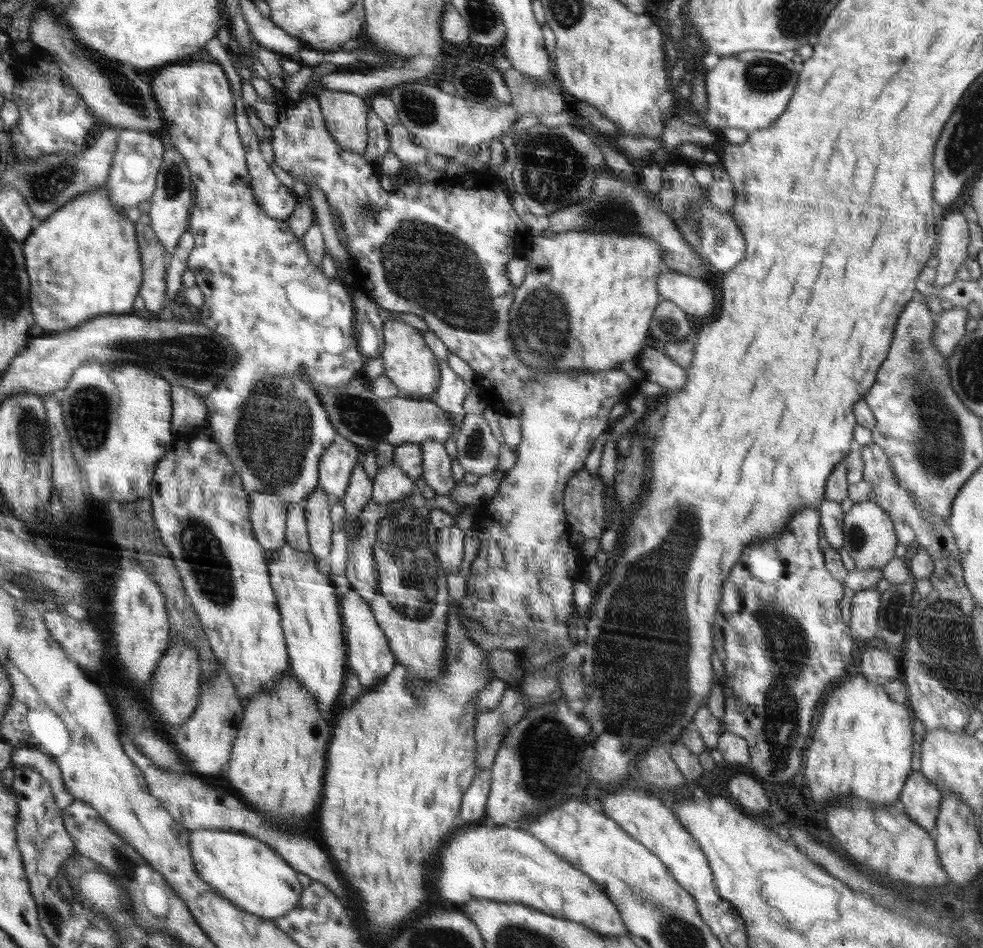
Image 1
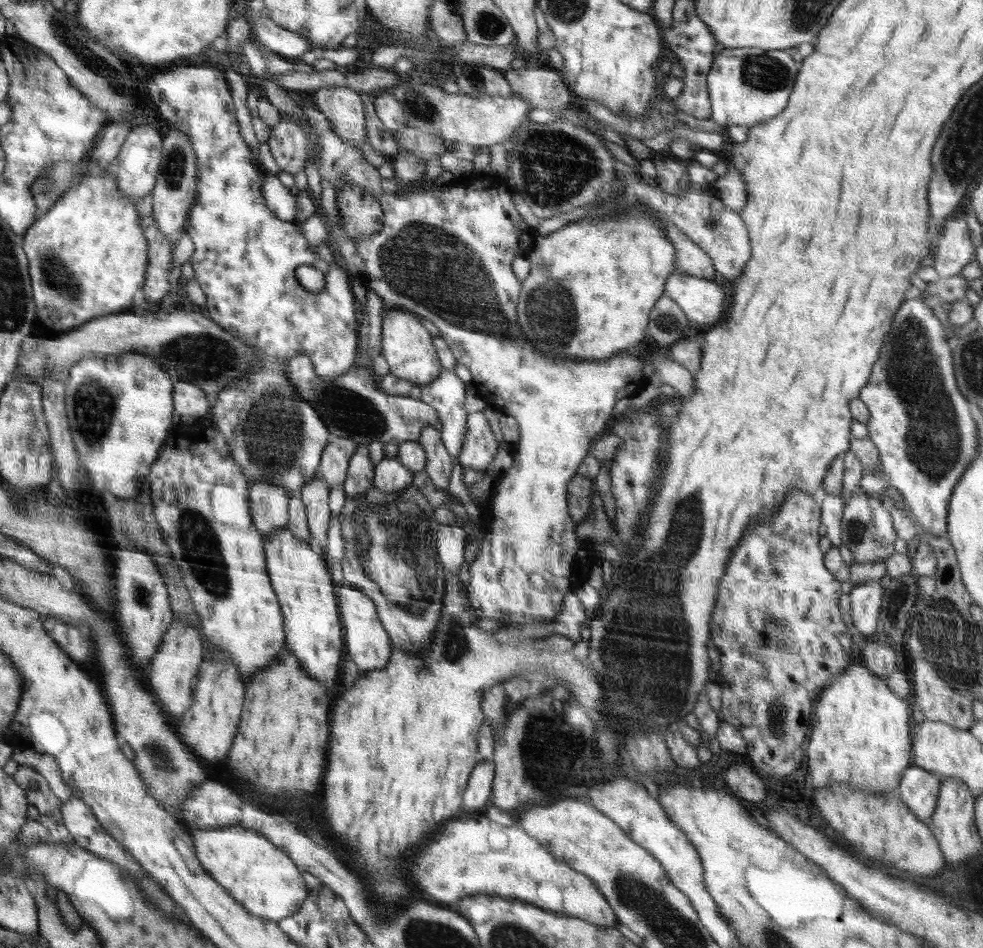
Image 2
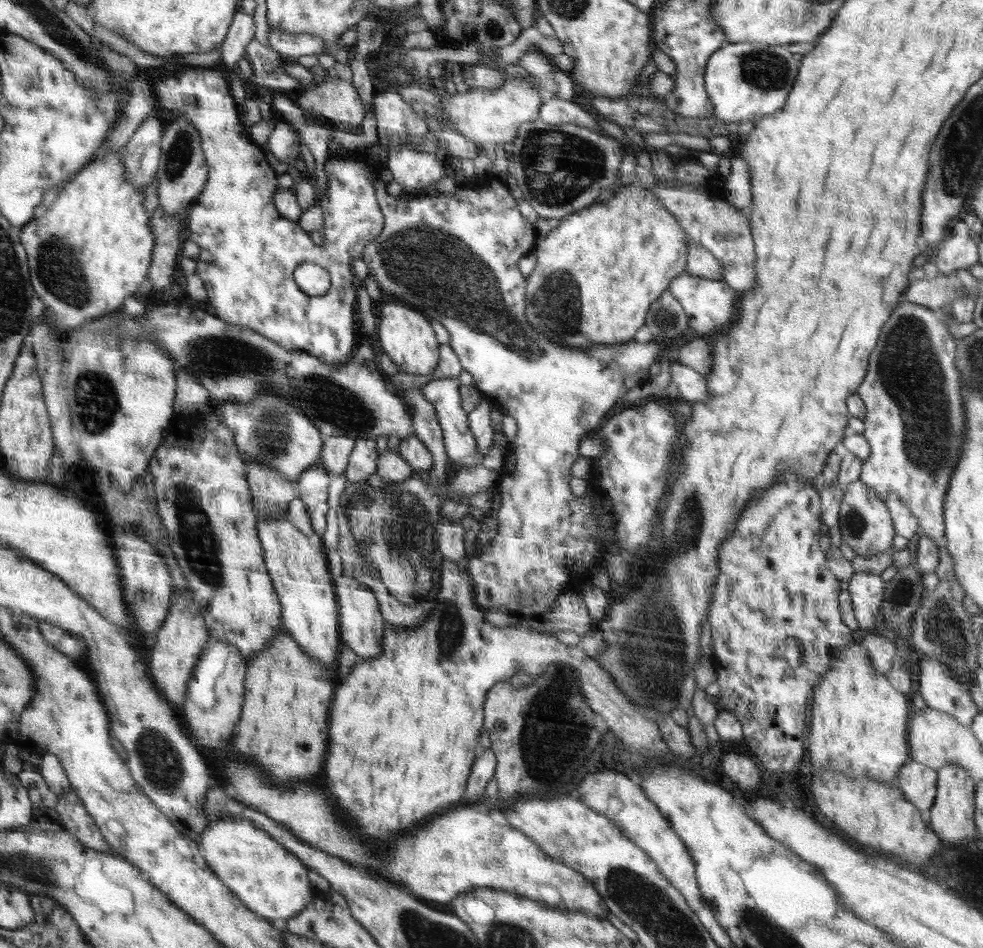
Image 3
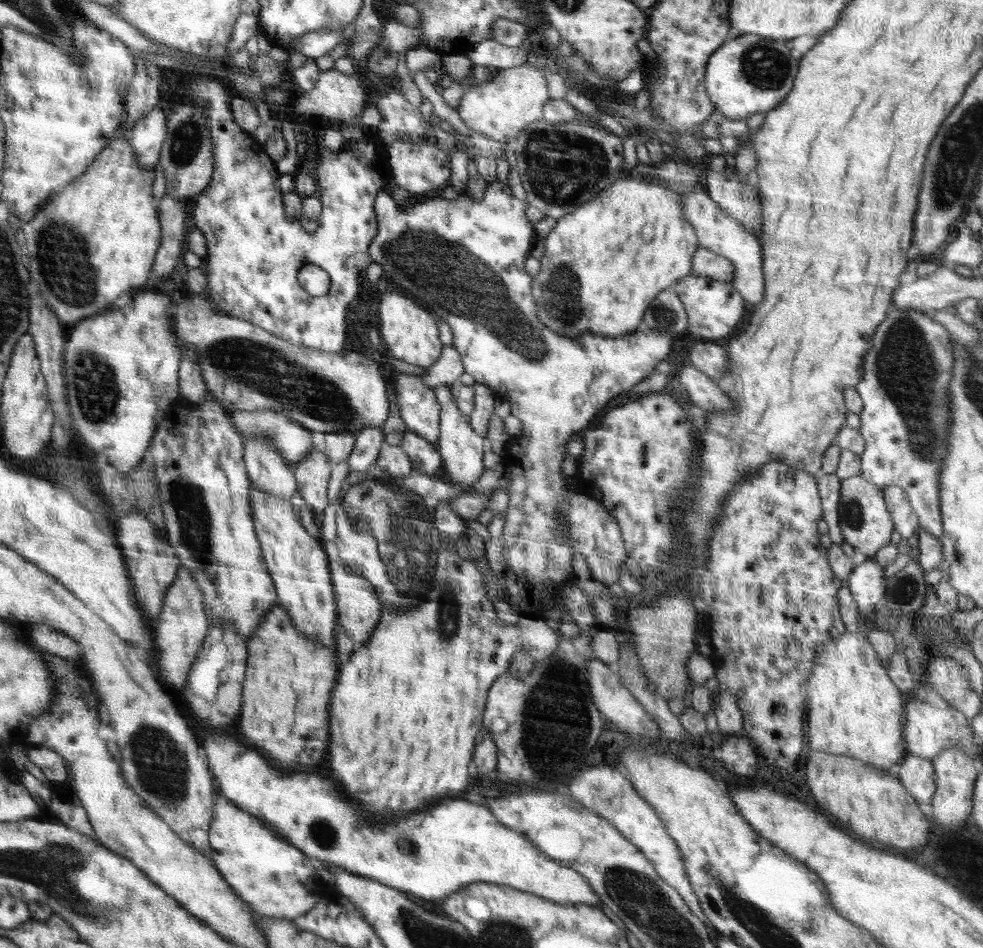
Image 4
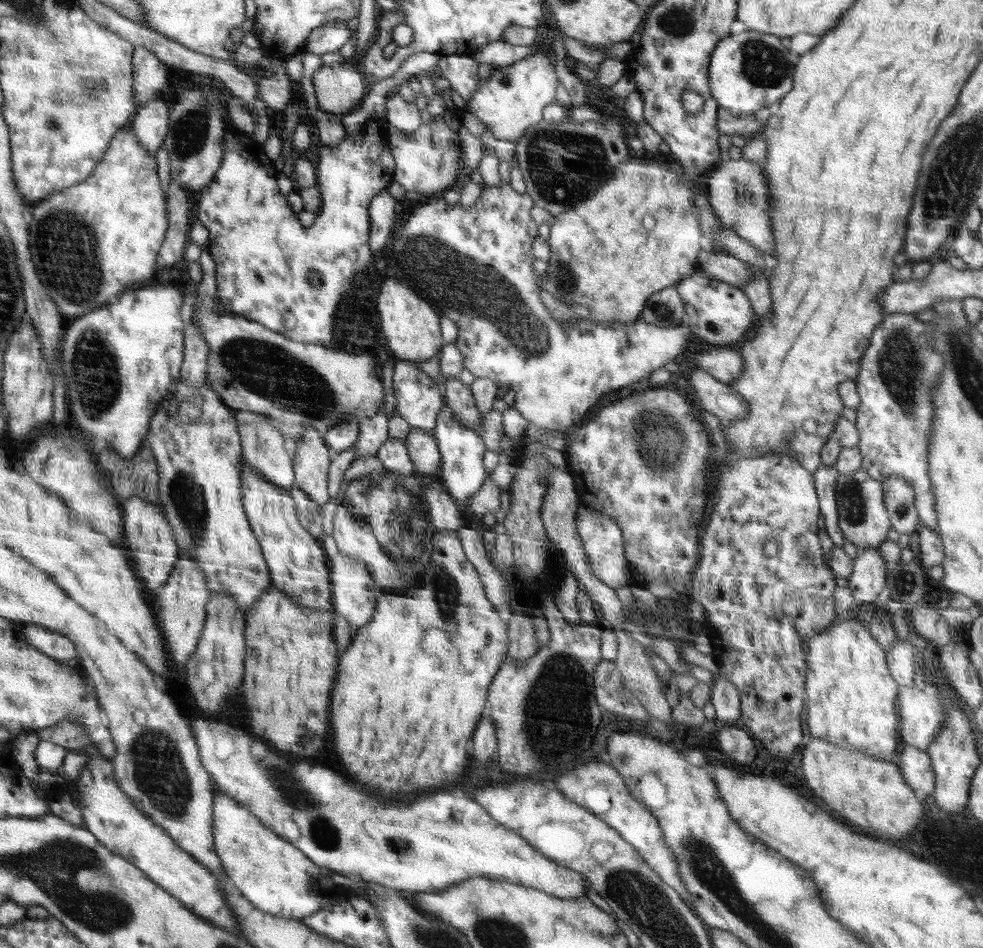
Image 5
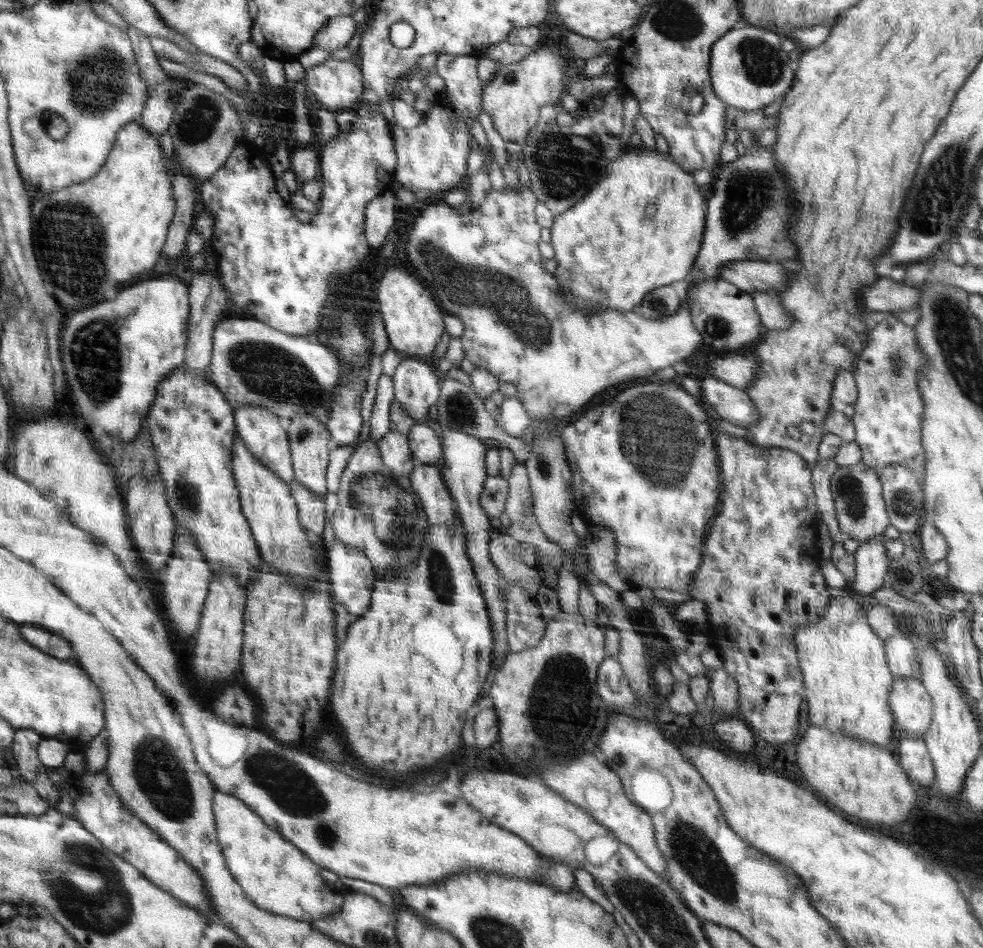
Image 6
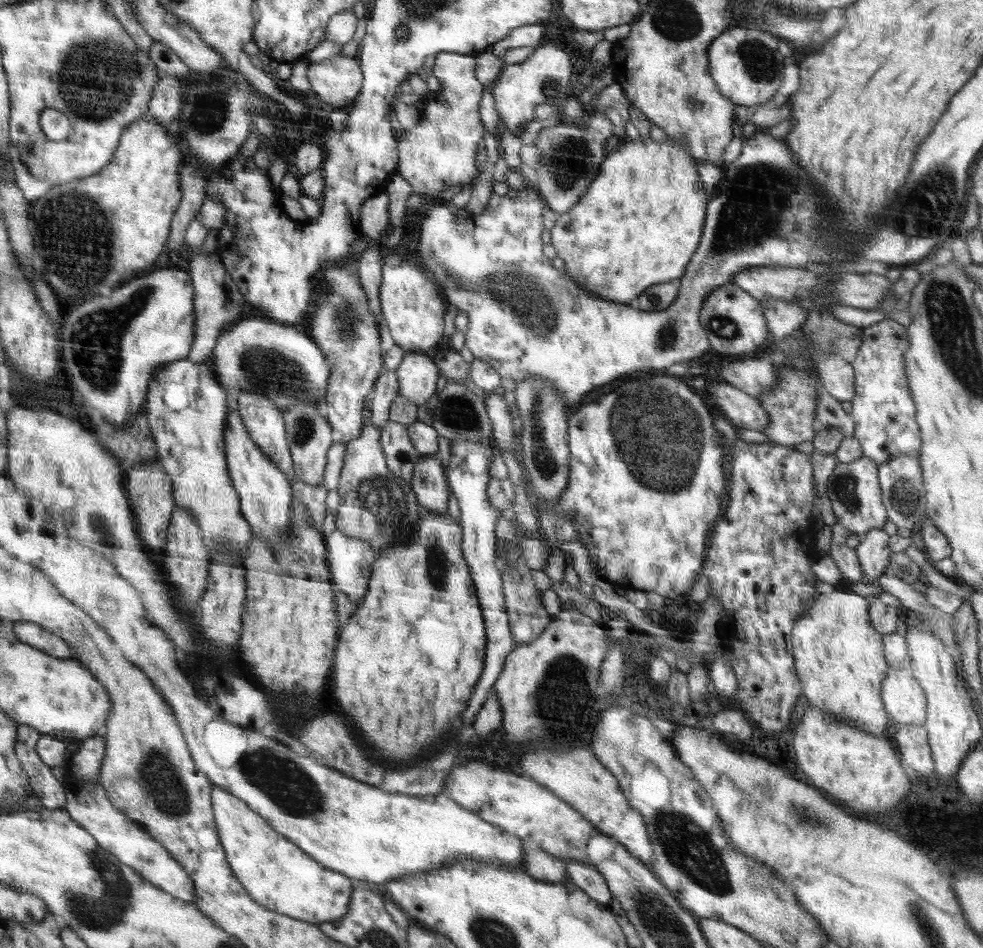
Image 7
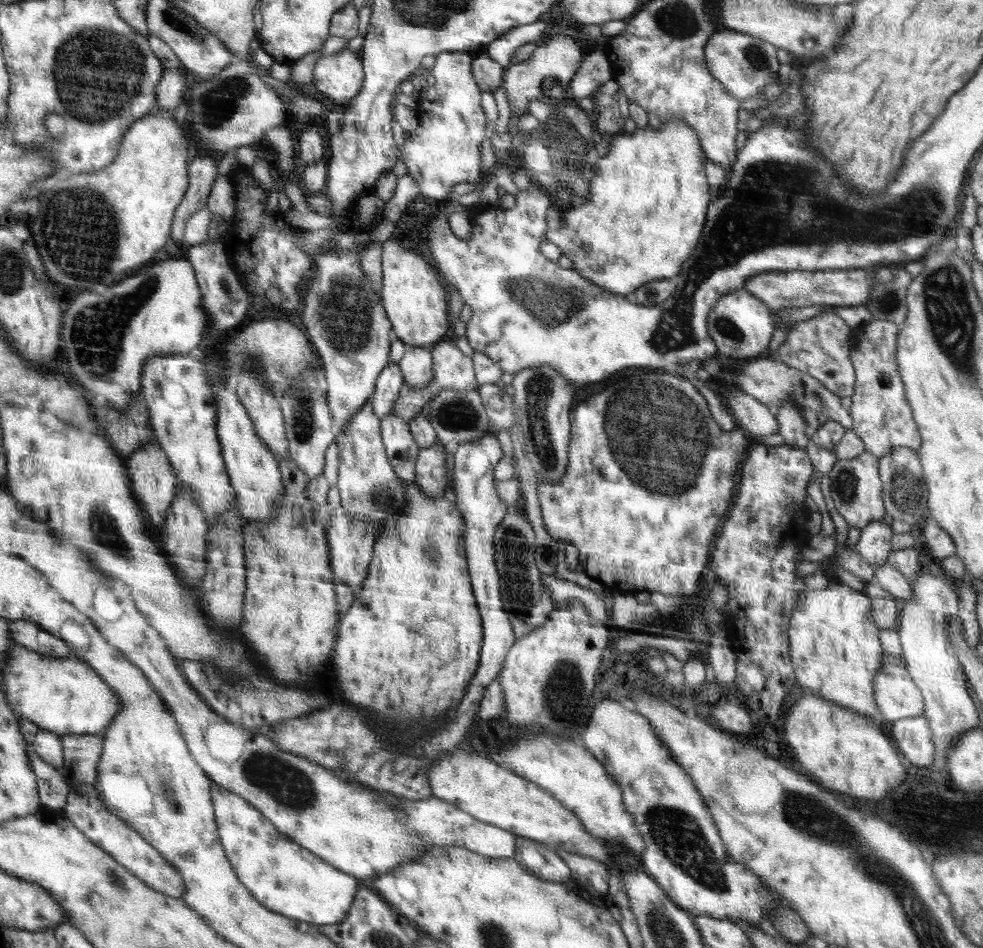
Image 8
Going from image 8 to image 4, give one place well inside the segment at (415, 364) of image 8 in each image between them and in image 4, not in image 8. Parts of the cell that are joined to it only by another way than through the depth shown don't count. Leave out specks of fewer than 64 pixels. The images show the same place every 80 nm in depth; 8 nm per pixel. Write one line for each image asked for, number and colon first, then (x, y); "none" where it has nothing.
4: (419, 408)
5: (419, 400)
6: (416, 388)
7: (417, 373)

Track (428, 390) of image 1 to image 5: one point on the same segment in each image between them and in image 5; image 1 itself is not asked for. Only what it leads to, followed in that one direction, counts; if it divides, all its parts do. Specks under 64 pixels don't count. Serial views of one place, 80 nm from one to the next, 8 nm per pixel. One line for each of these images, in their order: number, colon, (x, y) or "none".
2: (407, 346)
3: (404, 334)
4: (410, 332)
5: (412, 327)

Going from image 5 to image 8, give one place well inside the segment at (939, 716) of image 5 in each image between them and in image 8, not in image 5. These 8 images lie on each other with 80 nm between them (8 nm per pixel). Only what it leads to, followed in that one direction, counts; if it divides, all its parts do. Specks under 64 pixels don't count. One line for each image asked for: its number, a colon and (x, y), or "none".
6: (910, 704)
7: (903, 698)
8: (897, 696)

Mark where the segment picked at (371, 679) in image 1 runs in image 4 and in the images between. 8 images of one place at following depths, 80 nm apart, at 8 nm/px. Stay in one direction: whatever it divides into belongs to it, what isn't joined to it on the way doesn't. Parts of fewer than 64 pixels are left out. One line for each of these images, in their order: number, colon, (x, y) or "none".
2: (369, 645)
3: (362, 624)
4: (360, 607)

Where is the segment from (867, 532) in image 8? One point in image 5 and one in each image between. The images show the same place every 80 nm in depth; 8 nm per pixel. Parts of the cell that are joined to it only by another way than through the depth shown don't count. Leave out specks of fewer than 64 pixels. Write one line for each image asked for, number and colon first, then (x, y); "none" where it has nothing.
5: (868, 582)
6: (871, 562)
7: (873, 552)

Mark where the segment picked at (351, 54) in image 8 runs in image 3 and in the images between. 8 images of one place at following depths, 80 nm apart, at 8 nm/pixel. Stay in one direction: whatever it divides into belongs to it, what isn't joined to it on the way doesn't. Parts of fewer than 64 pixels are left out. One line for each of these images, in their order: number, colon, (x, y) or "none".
3: (335, 99)
4: (335, 95)
5: (337, 87)
6: (337, 84)
7: (338, 80)

